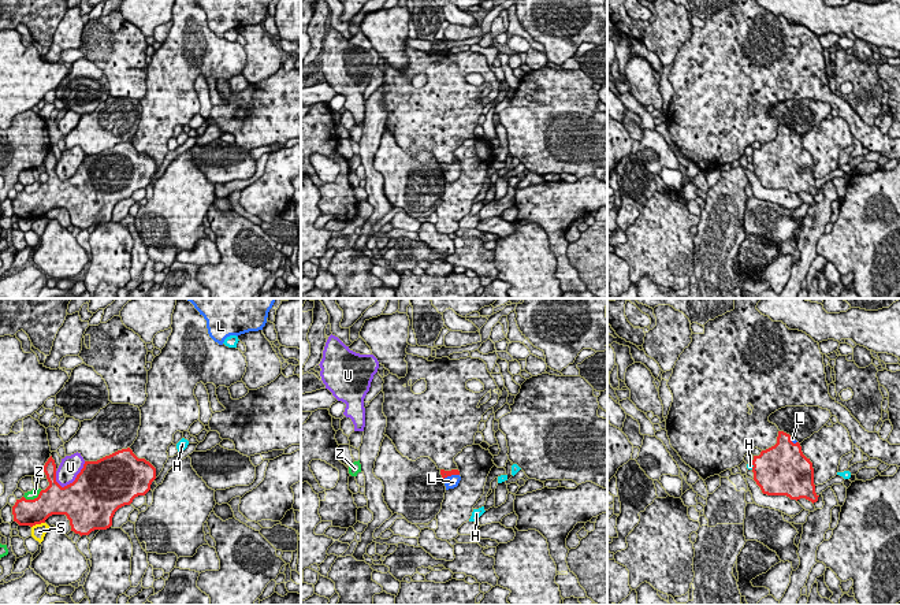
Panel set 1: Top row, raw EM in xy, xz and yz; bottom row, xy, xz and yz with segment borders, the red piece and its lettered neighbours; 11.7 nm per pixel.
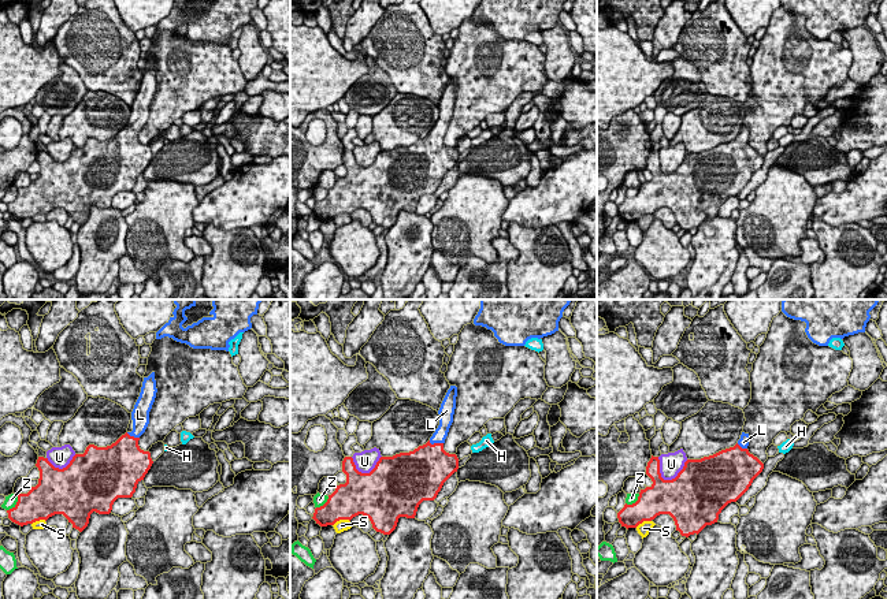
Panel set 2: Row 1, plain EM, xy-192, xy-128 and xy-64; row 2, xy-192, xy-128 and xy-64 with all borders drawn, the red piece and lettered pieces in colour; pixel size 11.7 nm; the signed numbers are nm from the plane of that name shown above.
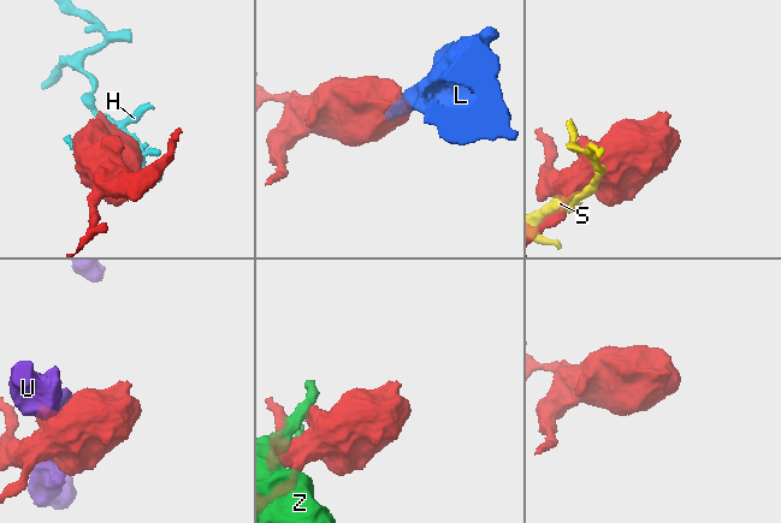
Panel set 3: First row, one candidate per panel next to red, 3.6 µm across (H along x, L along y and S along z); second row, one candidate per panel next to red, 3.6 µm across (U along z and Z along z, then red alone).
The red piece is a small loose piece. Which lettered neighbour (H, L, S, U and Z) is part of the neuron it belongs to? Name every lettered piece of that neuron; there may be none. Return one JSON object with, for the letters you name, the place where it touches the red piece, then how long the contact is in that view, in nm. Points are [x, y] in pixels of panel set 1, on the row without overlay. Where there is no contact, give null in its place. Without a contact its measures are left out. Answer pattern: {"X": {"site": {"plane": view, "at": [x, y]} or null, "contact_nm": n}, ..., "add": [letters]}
{"L": {"site": {"plane": "xz", "at": [450, 169]}, "contact_nm": 200}, "add": ["L"]}

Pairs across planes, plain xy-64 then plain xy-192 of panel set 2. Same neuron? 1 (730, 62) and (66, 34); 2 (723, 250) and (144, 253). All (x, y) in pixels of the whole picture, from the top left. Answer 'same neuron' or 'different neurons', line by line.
1: same neuron
2: different neurons

